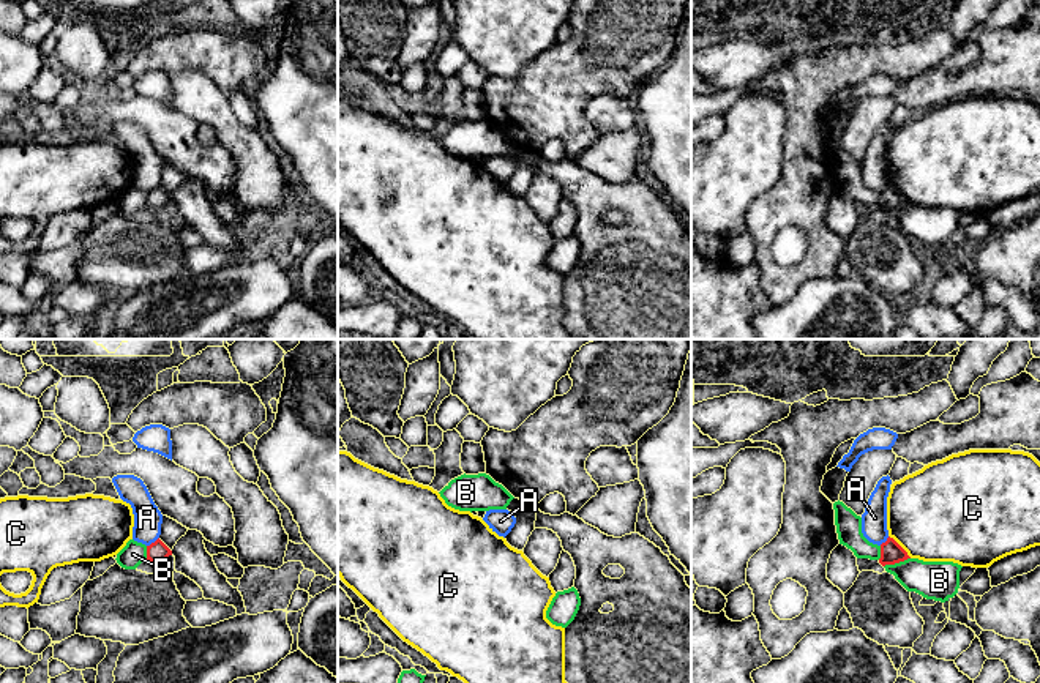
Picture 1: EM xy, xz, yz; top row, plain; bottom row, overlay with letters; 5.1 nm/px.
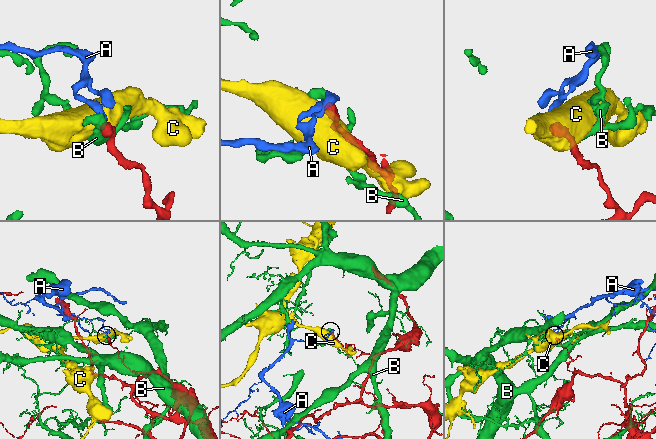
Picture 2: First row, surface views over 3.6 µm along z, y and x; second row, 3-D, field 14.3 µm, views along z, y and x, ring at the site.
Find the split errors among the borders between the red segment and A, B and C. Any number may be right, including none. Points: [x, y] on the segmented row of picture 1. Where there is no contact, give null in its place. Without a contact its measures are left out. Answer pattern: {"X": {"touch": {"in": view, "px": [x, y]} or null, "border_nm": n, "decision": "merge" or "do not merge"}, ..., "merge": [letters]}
{"A": {"touch": {"in": "xy", "px": [152, 543]}, "border_nm": 80, "decision": "do not merge"}, "B": {"touch": {"in": "yz", "px": [897, 562]}, "border_nm": 140, "decision": "do not merge"}, "C": {"touch": {"in": "yz", "px": [900, 546]}, "border_nm": 170, "decision": "do not merge"}, "merge": []}

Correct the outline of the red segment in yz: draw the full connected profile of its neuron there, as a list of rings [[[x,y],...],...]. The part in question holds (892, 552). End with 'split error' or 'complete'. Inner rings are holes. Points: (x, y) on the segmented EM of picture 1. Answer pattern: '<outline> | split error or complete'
[[[888,536],[887,541],[881,544],[879,563],[882,566],[895,565],[907,558],[911,558],[907,552],[893,538]]] | complete

